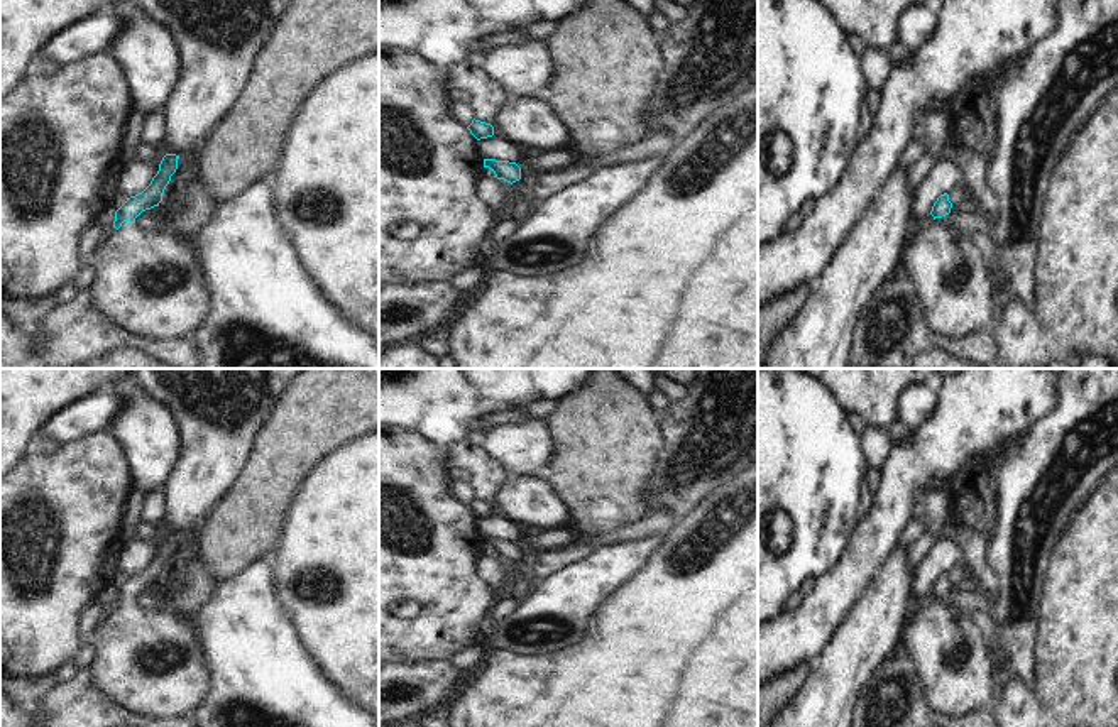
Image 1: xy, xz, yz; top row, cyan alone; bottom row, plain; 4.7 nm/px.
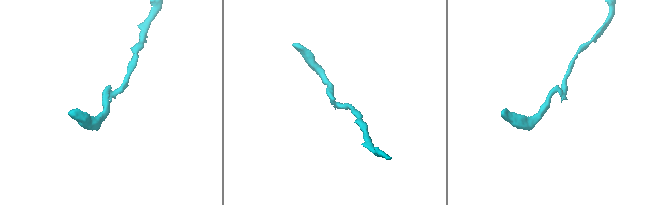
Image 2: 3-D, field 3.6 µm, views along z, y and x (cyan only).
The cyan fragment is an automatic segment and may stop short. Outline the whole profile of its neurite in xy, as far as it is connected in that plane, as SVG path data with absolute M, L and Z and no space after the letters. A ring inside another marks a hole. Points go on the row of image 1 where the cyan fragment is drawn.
M166 154L151 184L115 211L115 221L91 249L93 298L98 308L120 326L147 338L183 338L201 323L211 289L206 284L198 249L191 237L176 237L162 227L142 230L135 218L162 201L162 193L178 169L176 154Z

